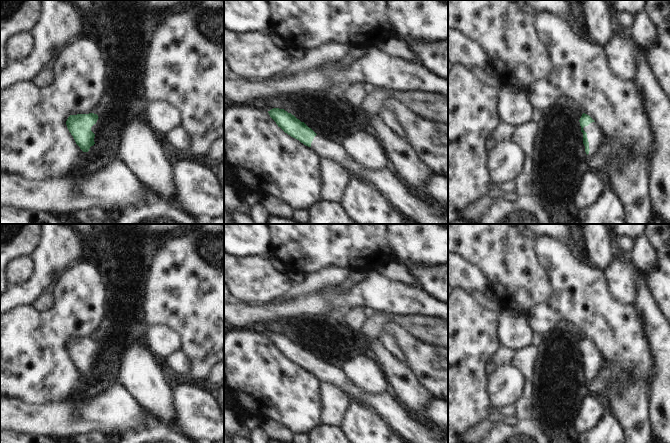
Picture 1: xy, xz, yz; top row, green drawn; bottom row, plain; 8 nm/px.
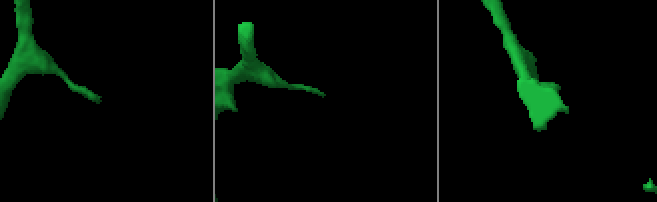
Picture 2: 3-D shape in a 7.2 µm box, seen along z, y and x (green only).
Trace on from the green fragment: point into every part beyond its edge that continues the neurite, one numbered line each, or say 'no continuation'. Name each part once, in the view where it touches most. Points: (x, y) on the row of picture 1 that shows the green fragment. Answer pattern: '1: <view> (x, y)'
1: yz (594, 134)

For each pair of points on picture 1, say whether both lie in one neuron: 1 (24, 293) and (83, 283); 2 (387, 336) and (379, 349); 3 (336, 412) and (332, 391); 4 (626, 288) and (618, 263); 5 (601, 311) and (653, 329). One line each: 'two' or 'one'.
1: two
2: two
3: one
4: one
5: two

